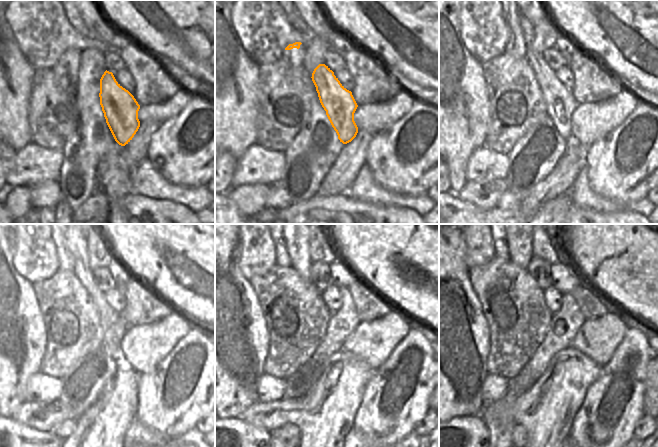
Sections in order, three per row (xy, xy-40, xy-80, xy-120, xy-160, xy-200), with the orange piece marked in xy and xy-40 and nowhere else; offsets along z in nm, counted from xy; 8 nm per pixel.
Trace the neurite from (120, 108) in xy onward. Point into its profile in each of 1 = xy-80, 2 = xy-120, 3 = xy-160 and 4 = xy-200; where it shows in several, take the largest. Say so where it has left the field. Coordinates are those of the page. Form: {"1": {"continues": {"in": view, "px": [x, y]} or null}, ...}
{"1": {"continues": {"in": "xy-80", "px": [560, 103]}}, "2": {"continues": {"in": "xy-120", "px": [114, 327]}}, "3": {"continues": {"in": "xy-160", "px": [298, 244]}}, "4": {"continues": {"in": "xy-200", "px": [520, 244]}}}

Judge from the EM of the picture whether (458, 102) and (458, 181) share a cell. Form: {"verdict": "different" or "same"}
{"verdict": "same"}

